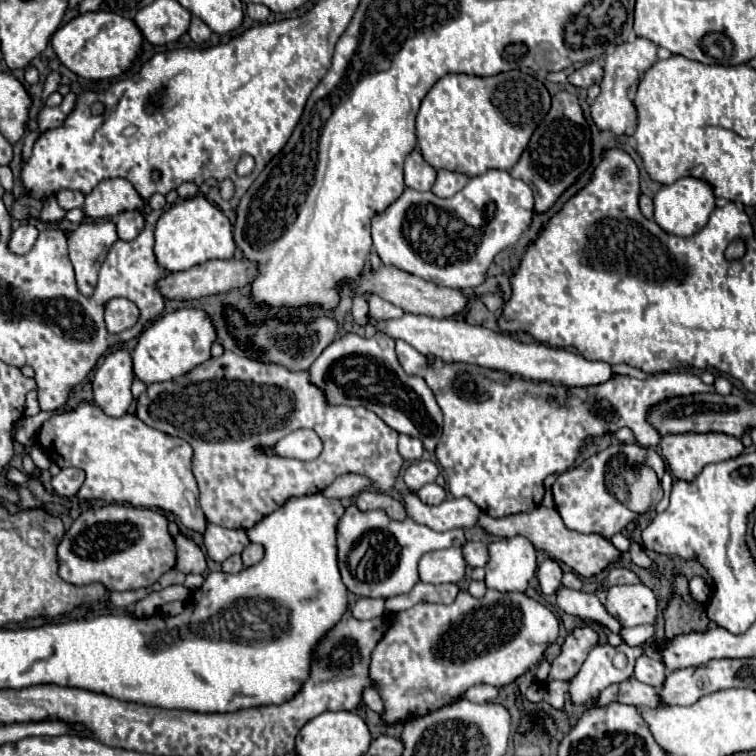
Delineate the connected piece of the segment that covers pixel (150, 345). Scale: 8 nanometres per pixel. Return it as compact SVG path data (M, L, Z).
M181 307L173 313L165 313L163 317L155 319L147 329L141 333L137 347L133 351L133 371L135 377L141 379L145 385L169 381L189 373L193 367L211 359L211 345L217 339L217 331L213 327L211 317L195 307Z

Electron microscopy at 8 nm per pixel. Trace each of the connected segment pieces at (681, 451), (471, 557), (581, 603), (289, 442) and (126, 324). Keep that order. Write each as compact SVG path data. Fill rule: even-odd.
M677 433L677 435L665 435L661 439L661 455L669 463L671 475L681 481L693 481L701 469L709 463L719 463L725 459L733 459L745 451L745 445L739 437L731 437L725 433Z
M467 541L461 551L469 567L483 567L487 563L487 547L481 541Z
M561 587L561 589L557 589L557 605L565 613L575 615L579 619L595 619L595 621L607 625L613 633L619 633L621 631L619 621L615 621L605 611L605 607L601 605L601 601L597 599L595 593L583 593L583 591Z
M297 429L291 431L287 437L283 437L275 447L273 453L291 457L291 459L315 459L321 453L321 439L317 437L315 431L309 429Z
M114 298L105 305L105 317L107 331L109 333L121 333L123 329L129 329L139 319L139 309L135 303L125 298Z

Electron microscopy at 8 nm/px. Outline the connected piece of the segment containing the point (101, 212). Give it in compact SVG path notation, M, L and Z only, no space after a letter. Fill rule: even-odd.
M105 179L85 195L83 211L93 219L109 219L123 211L141 209L143 199L127 179Z

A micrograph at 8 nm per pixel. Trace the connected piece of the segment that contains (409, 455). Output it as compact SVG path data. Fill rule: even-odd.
M399 435L399 453L405 461L417 461L423 455L423 443L409 435Z

